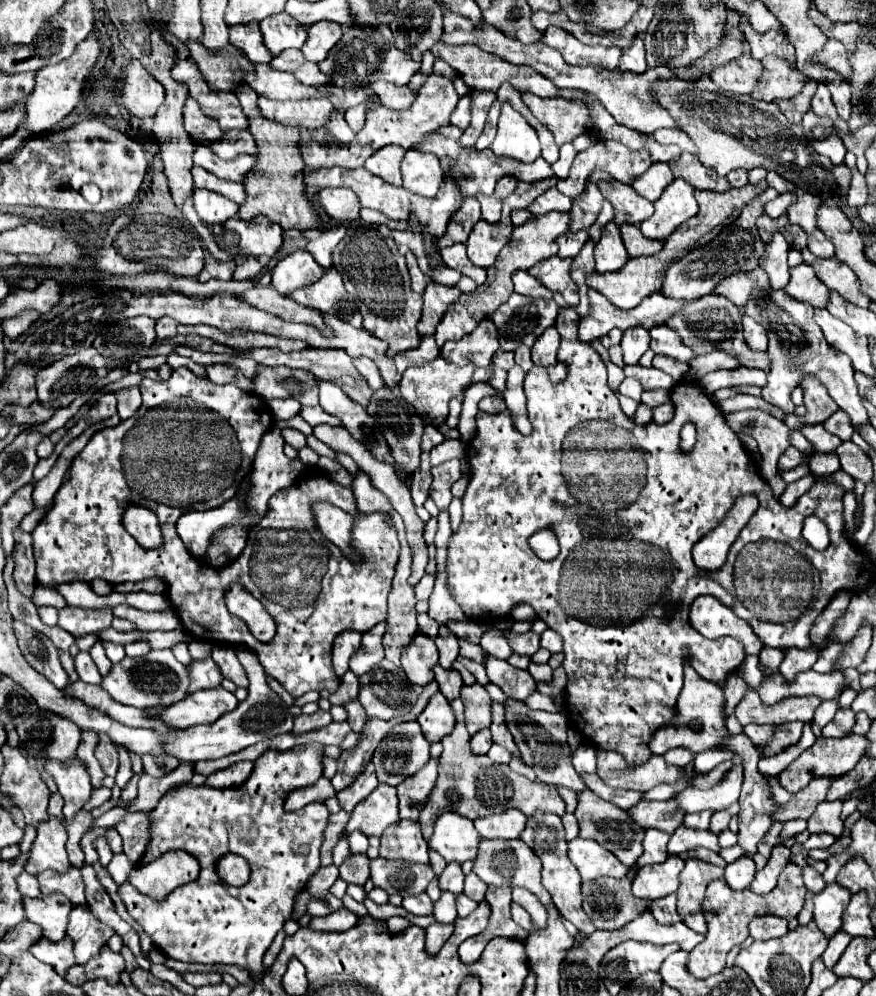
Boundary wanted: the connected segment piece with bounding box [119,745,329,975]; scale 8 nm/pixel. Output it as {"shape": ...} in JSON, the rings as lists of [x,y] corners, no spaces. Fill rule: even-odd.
{"shape":[[[319,745],[297,747],[289,751],[265,751],[257,761],[251,777],[237,789],[215,789],[215,787],[193,787],[179,785],[169,789],[157,807],[149,813],[151,817],[151,841],[147,843],[147,853],[143,861],[155,861],[171,849],[183,849],[191,853],[199,865],[201,873],[195,881],[177,887],[167,901],[153,901],[147,895],[141,895],[129,883],[119,885],[119,897],[123,899],[127,913],[145,929],[153,945],[161,949],[167,957],[177,961],[193,961],[207,965],[239,965],[249,969],[251,975],[263,971],[263,955],[269,949],[273,937],[283,929],[285,921],[291,919],[295,897],[305,889],[311,875],[321,867],[319,847],[323,841],[323,831],[327,825],[329,811],[323,803],[309,803],[299,811],[285,811],[283,803],[287,795],[299,787],[313,785],[323,775],[323,749]],[[225,853],[239,853],[251,865],[251,881],[243,887],[225,885],[217,871],[215,863]]]}

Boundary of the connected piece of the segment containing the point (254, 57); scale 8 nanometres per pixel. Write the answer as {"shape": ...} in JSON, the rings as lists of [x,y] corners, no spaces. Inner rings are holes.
{"shape":[[[251,21],[247,25],[235,25],[229,29],[231,43],[245,51],[253,63],[269,63],[273,59],[271,51],[263,45],[263,35],[259,33],[259,23]]]}

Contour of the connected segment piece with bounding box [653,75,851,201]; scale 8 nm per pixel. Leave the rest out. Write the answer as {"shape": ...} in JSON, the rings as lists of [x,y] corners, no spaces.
{"shape":[[[701,75],[695,81],[669,79],[657,81],[653,87],[655,101],[663,105],[675,119],[677,127],[685,131],[697,145],[697,157],[703,165],[713,167],[721,177],[733,169],[755,169],[765,167],[777,171],[797,187],[815,191],[823,201],[845,195],[851,181],[851,171],[845,165],[833,165],[823,155],[809,147],[809,139],[803,135],[801,125],[791,125],[777,109],[775,103],[751,101],[749,95],[723,93],[709,79]]]}

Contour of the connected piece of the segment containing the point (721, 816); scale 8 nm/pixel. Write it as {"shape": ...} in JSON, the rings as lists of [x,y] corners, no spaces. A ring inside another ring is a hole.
{"shape":[[[737,803],[727,807],[727,809],[723,809],[723,811],[714,812],[713,817],[711,817],[711,831],[719,833],[723,829],[728,829],[731,818],[737,813],[739,813],[739,805]]]}

